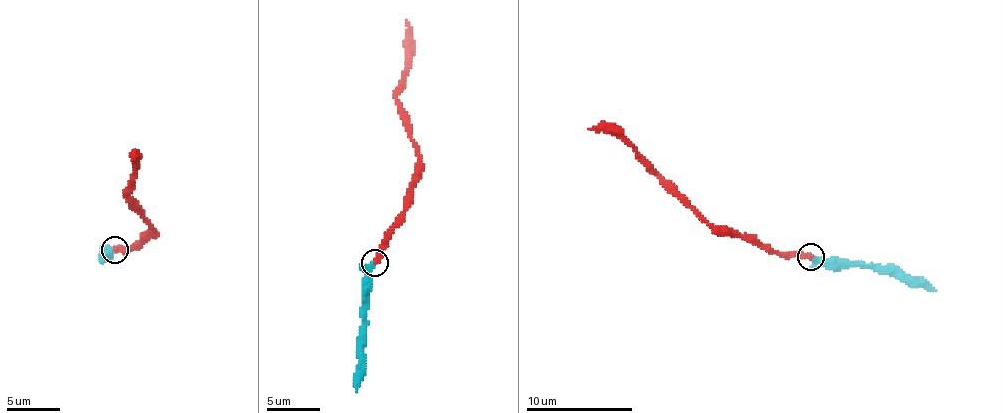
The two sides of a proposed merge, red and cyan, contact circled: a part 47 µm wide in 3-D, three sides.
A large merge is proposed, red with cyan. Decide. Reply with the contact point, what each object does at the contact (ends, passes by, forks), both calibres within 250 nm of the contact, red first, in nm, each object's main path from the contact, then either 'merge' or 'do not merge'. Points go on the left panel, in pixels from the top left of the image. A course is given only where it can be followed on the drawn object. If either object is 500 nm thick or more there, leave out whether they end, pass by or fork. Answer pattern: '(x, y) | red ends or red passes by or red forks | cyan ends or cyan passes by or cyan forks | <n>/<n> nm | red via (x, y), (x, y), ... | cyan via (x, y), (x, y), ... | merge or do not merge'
(114, 250) | red ends | cyan passes by | 360/240 nm | red via (114, 249), (123, 252), (152, 236), (143, 211), (126, 194), (135, 162), (131, 160) | cyan via (114, 249), (109, 253), (106, 246), (108, 253), (103, 262) | merge

